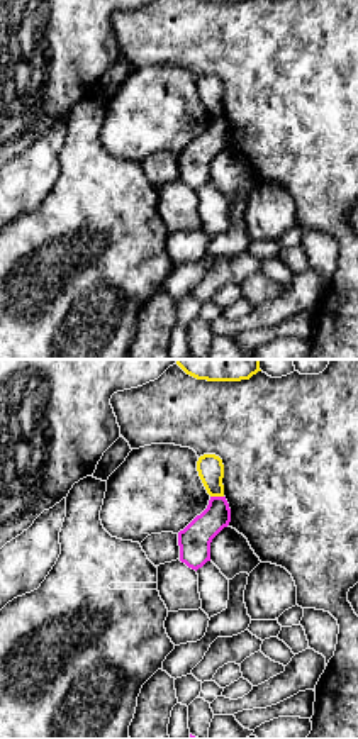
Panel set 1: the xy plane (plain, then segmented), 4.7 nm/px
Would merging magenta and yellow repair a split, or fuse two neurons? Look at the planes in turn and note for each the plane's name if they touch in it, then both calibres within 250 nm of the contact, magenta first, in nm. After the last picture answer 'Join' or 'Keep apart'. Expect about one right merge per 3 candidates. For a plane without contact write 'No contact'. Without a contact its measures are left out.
Touches magenta in xy. Thickness 150 nm (magenta) against 130 nm

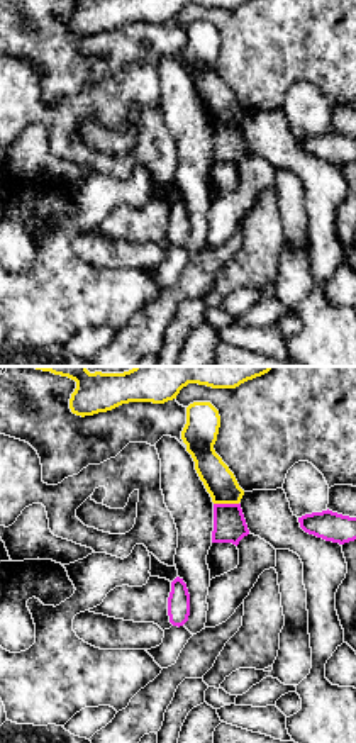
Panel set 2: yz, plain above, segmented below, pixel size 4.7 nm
Touches magenta in yz. Thickness 160 nm (magenta) against 150 nm

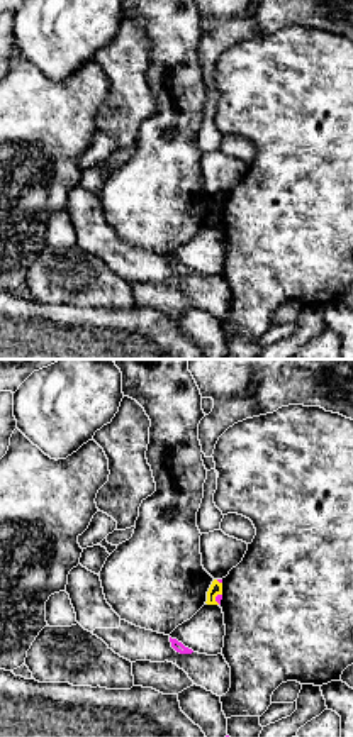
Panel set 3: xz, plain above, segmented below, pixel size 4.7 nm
Touches magenta in xz. Thickness 30 nm (magenta) against 60 nm

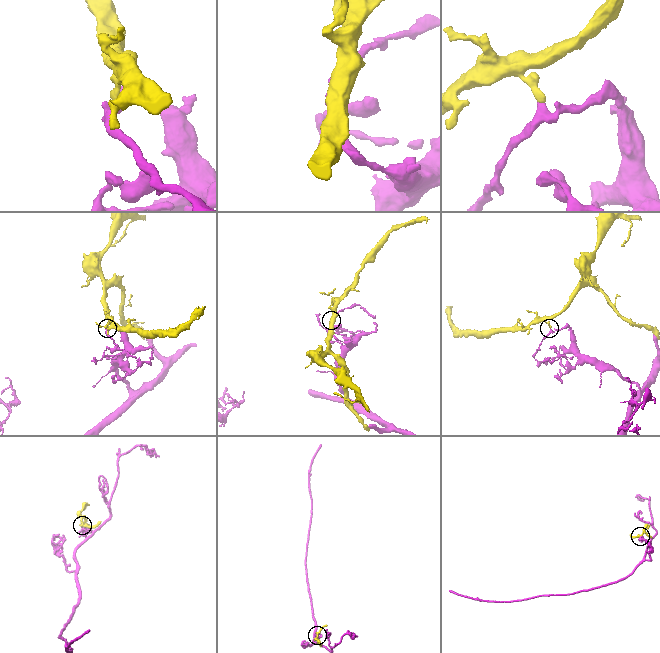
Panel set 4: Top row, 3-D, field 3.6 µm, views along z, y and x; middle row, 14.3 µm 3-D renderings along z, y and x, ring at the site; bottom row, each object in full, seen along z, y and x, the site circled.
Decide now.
Keep apart

